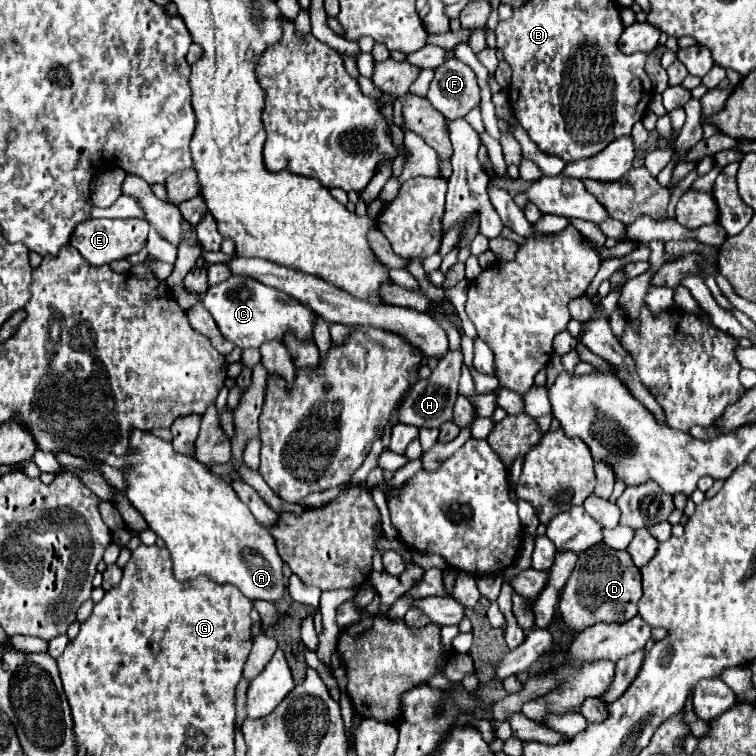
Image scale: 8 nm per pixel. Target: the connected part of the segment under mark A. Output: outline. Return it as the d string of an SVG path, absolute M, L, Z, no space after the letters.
M132 429L128 441L128 453L118 457L110 455L106 459L110 467L116 467L126 481L126 497L142 513L148 527L166 543L166 549L174 561L174 577L178 581L192 581L200 575L216 583L236 585L248 599L278 601L284 595L284 575L282 559L276 551L274 537L256 523L248 505L240 501L236 491L218 475L214 475L206 465L190 455L180 455L172 449L170 441L158 439L148 431Z

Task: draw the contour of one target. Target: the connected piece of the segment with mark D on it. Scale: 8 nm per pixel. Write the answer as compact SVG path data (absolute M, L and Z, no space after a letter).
M604 543L594 545L592 549L586 549L584 553L578 555L578 563L562 591L562 599L560 599L560 615L564 625L572 631L572 633L580 633L582 629L586 629L588 625L594 623L624 623L632 617L638 615L638 601L642 597L642 575L640 569L632 563L630 555L626 551L616 551Z

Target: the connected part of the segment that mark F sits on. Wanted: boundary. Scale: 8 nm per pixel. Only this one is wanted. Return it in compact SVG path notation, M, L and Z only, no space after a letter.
M452 57L434 71L426 99L440 111L448 121L452 117L464 117L468 111L480 105L480 87L476 73Z

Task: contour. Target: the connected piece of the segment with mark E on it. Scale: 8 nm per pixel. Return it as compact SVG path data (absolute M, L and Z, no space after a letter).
M88 219L76 227L70 243L90 265L108 265L116 259L126 259L128 255L142 251L148 231L150 227L146 219Z

